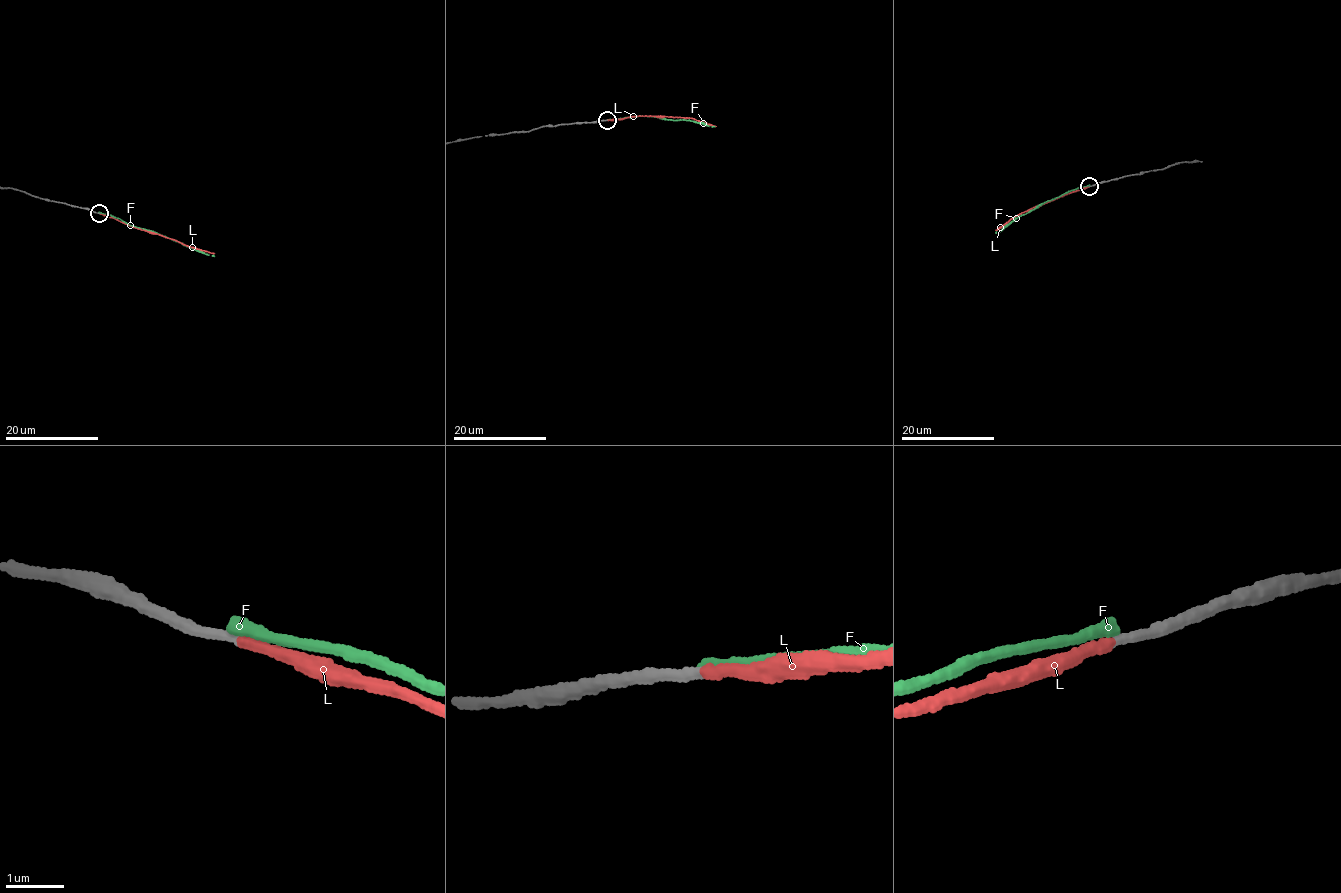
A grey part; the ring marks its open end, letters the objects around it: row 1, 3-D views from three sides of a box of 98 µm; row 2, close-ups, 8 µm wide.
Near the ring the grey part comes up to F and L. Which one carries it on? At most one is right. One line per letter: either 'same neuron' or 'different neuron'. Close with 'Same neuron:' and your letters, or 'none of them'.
F: different neuron
L: same neuron
Same neuron: L

